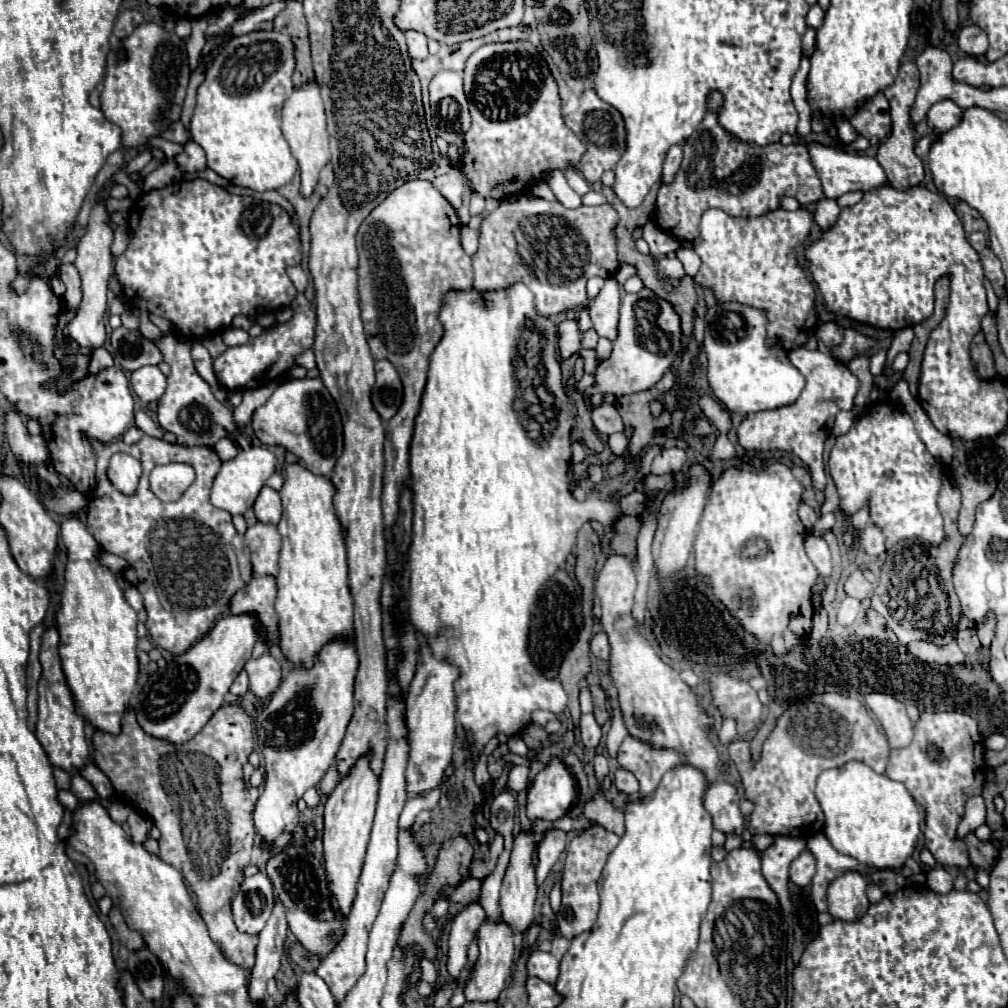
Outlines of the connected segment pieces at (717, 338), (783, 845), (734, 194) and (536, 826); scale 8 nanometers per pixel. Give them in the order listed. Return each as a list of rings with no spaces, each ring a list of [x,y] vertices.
[[[717,303],[705,315],[707,377],[713,395],[739,415],[779,409],[797,401],[805,377],[779,345],[767,345],[767,313],[743,303]]]
[[[775,837],[775,845],[769,847],[763,853],[763,877],[767,885],[775,891],[781,909],[785,917],[791,913],[791,899],[789,899],[789,889],[787,889],[787,879],[789,879],[789,865],[791,861],[805,849],[803,839],[789,839],[789,837]]]
[[[711,91],[707,97],[707,113],[699,129],[683,143],[683,163],[679,173],[675,175],[675,181],[669,185],[659,187],[659,209],[655,207],[657,225],[673,235],[679,241],[693,241],[699,235],[699,219],[701,215],[711,209],[723,209],[731,217],[759,217],[769,211],[775,211],[781,207],[781,197],[793,197],[799,203],[815,203],[823,197],[821,181],[815,173],[815,167],[811,163],[811,155],[807,145],[803,143],[791,143],[791,145],[781,145],[781,143],[771,143],[765,147],[751,145],[751,143],[739,143],[735,141],[725,129],[719,127],[717,123],[717,113],[723,107],[723,95],[719,91]]]
[[[585,815],[571,819],[571,817],[561,817],[555,821],[547,821],[547,819],[535,819],[531,821],[531,829],[523,829],[519,827],[519,831],[515,833],[513,839],[513,849],[511,849],[511,861],[509,867],[505,871],[503,877],[503,885],[501,885],[501,917],[503,921],[511,921],[511,925],[515,925],[515,933],[523,933],[523,929],[527,929],[527,925],[531,925],[533,921],[533,907],[535,907],[535,899],[537,899],[537,877],[535,877],[535,867],[531,865],[533,861],[533,853],[537,849],[537,845],[543,841],[543,835],[549,829],[583,829],[589,827],[589,821]]]

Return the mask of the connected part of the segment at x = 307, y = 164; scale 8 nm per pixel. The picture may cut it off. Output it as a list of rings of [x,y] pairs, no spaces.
[[[315,79],[303,83],[301,87],[295,87],[293,93],[289,95],[289,99],[283,103],[283,135],[291,147],[293,157],[299,163],[299,171],[301,171],[301,195],[311,195],[317,179],[319,179],[319,171],[323,169],[323,165],[329,161],[329,133],[327,133],[327,121],[325,121],[325,107],[323,107],[323,99],[319,95],[319,85]]]

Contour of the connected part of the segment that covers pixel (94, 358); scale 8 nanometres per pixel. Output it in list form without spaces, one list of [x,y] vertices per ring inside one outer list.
[[[105,347],[95,349],[93,355],[91,355],[89,371],[91,371],[91,373],[97,373],[99,369],[107,369],[107,367],[113,367],[113,357],[111,357],[111,353],[109,353]]]

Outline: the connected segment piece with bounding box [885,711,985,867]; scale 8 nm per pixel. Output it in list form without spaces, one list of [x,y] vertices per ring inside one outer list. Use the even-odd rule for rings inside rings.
[[[963,711],[921,713],[915,723],[915,737],[909,747],[889,753],[885,775],[907,787],[911,797],[925,809],[925,847],[941,865],[967,867],[969,853],[965,843],[955,843],[955,829],[965,813],[965,801],[981,795],[985,783],[983,743],[977,721]]]

